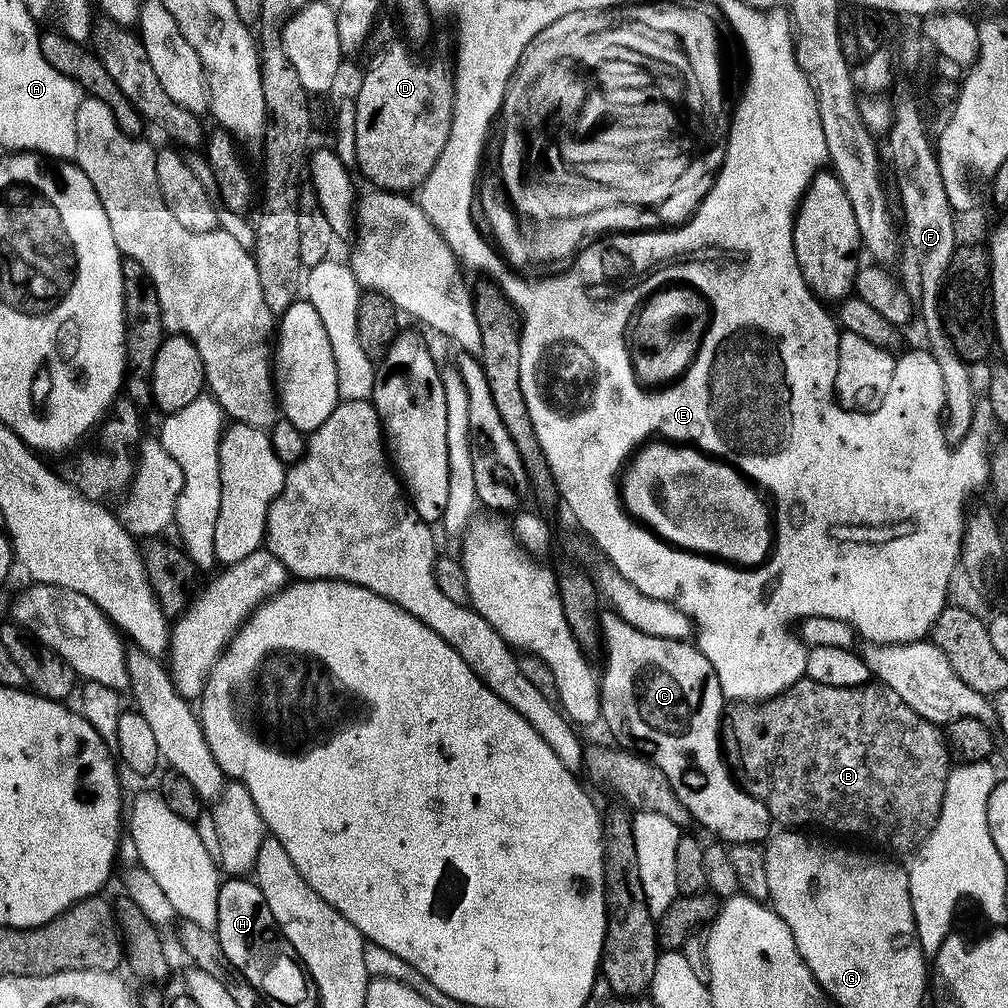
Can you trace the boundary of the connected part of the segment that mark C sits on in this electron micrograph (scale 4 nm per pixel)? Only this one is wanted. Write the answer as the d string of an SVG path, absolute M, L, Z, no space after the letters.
M617 614L601 615L599 620L600 635L602 637L602 653L604 652L604 676L599 677L600 686L600 714L603 723L608 723L608 728L612 731L612 736L617 745L622 749L631 749L633 753L647 758L656 764L657 768L662 770L667 787L670 792L680 799L680 804L705 828L708 832L713 832L713 837L719 838L721 841L727 842L732 846L756 846L761 842L767 841L770 836L768 832L768 824L770 825L770 817L766 806L762 806L762 802L758 802L753 796L749 796L743 787L728 773L728 768L724 765L724 756L720 753L720 715L725 715L726 701L722 694L722 686L718 682L718 674L714 670L714 666L710 662L710 658L706 658L706 654L702 654L699 647L695 643L685 640L671 640L670 638L654 637L653 634L643 633L642 630L635 629L623 620Z

